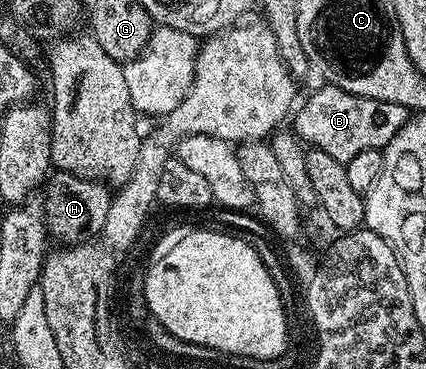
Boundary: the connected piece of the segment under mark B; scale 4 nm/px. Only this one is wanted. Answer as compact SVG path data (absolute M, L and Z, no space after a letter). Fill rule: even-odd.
M322 85L306 99L302 108L297 108L293 116L292 130L303 144L311 148L329 153L336 161L347 163L356 157L356 153L364 153L364 149L382 151L400 133L406 124L408 112L404 105L396 105L392 101L376 101L372 97L356 97L356 93L348 93L339 87Z

